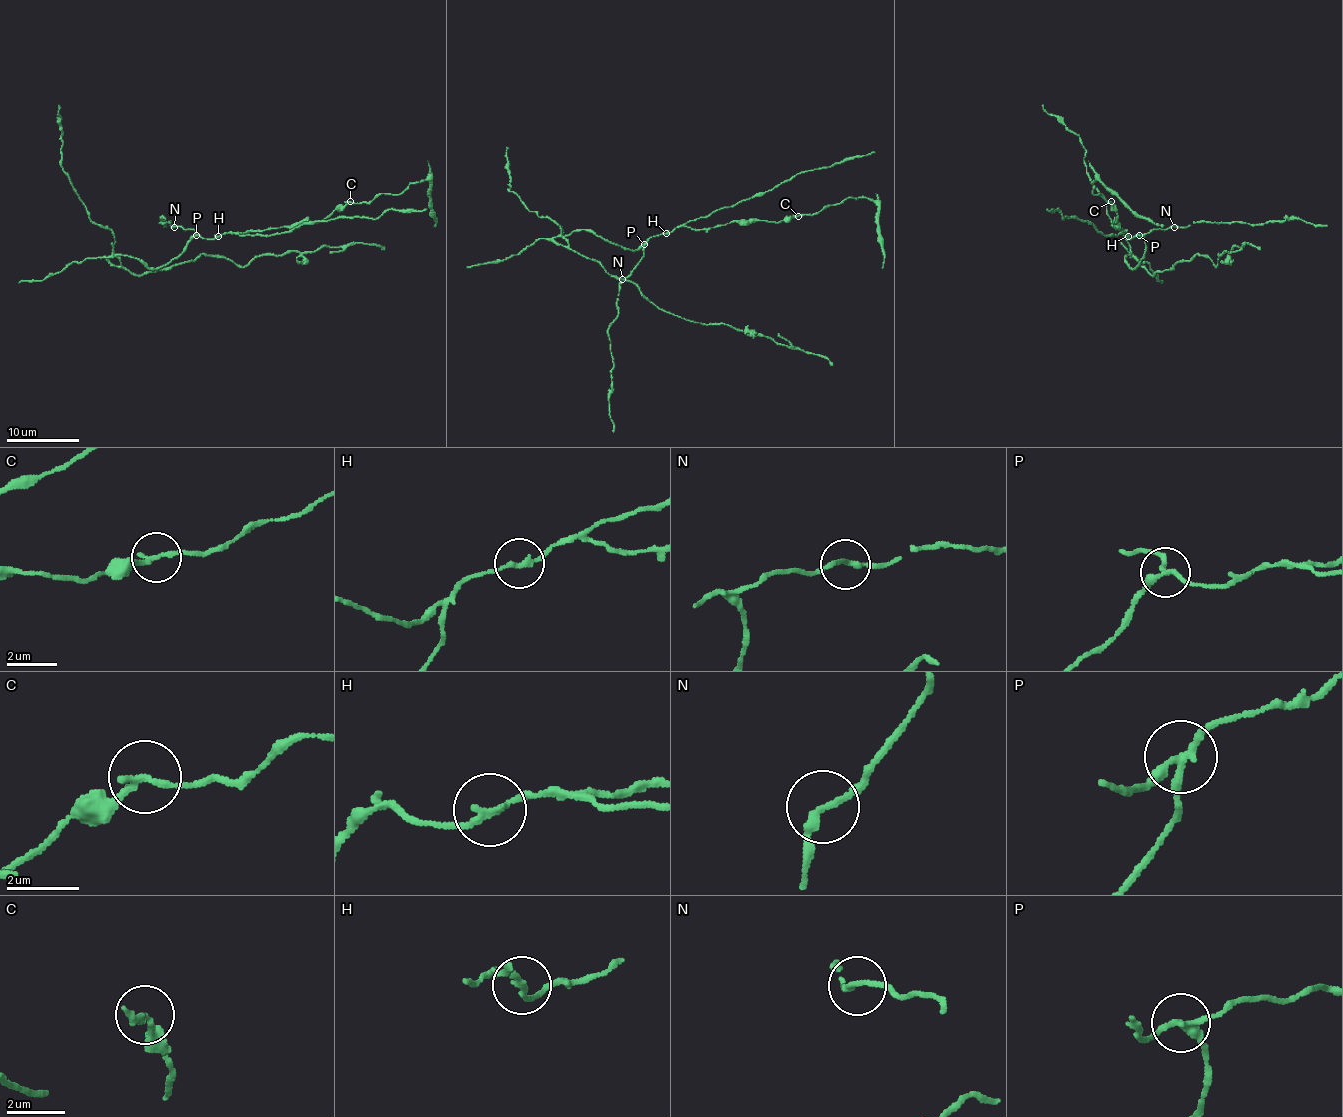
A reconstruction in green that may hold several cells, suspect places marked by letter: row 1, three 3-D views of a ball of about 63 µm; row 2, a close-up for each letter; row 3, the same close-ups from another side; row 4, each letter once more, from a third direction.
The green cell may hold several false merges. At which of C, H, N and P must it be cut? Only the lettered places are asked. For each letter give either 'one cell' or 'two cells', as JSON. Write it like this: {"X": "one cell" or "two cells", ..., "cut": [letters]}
{"C": "one cell", "H": "two cells", "N": "one cell", "P": "two cells", "cut": ["H", "P"]}

